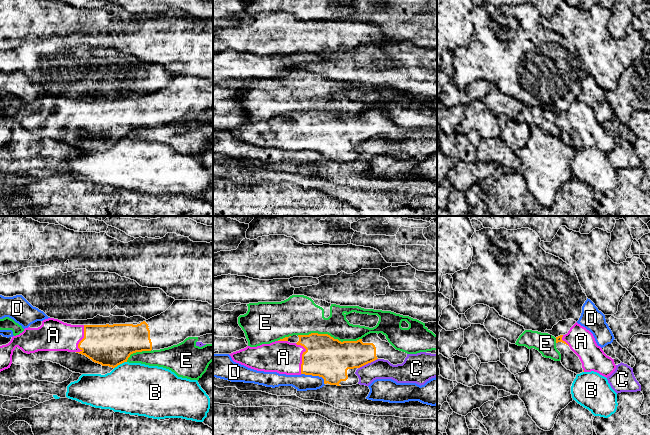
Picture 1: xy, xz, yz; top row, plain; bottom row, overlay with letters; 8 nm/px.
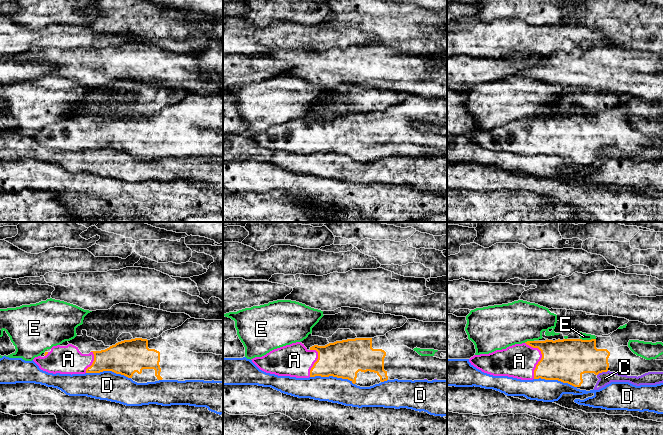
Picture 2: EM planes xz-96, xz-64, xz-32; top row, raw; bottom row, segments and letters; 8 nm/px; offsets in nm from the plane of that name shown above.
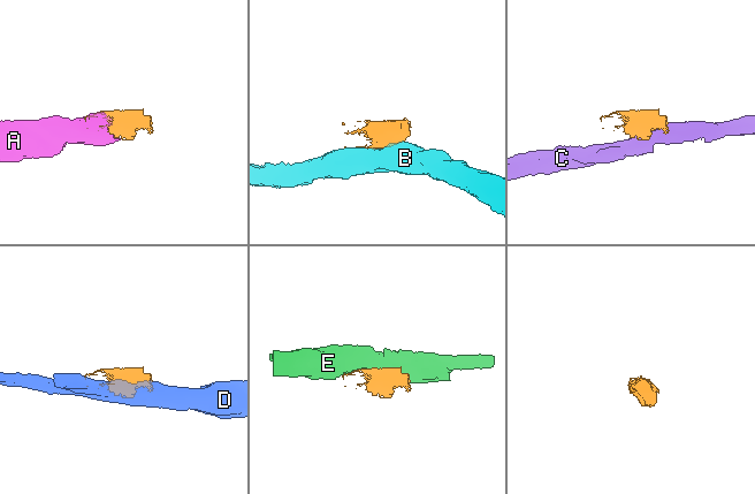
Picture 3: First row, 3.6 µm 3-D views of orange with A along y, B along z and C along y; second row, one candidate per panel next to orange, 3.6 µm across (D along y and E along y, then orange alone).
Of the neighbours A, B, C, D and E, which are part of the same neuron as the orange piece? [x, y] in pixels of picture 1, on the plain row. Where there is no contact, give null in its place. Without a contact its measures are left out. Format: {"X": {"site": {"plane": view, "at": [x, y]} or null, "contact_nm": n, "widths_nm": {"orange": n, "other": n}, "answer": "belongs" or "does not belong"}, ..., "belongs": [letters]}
{"A": {"site": {"plane": "xz", "at": [302, 132]}, "contact_nm": 260, "widths_nm": {"orange": 320, "other": 260}, "answer": "belongs"}, "B": {"site": {"plane": "xy", "at": [120, 139]}, "contact_nm": 120, "widths_nm": {"orange": 340, "other": 420}, "answer": "does not belong"}, "C": {"site": {"plane": "xz", "at": [367, 139]}, "contact_nm": 180, "widths_nm": {"orange": 260, "other": 160}, "answer": "does not belong"}, "D": {"site": {"plane": "xz", "at": [315, 151]}, "contact_nm": 220, "widths_nm": {"orange": 320, "other": 130}, "answer": "does not belong"}, "E": {"site": {"plane": "xz", "at": [329, 111]}, "contact_nm": 500, "widths_nm": {"orange": 320, "other": 280}, "answer": "does not belong"}, "belongs": ["A"]}

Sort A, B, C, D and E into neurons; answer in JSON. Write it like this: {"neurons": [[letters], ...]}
{"neurons": [["A"], ["B"], ["C"], ["D"], ["E"]]}

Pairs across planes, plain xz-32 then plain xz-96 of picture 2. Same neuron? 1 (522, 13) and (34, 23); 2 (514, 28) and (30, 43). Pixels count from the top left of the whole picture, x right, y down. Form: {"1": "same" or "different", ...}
{"1": "same", "2": "same"}

